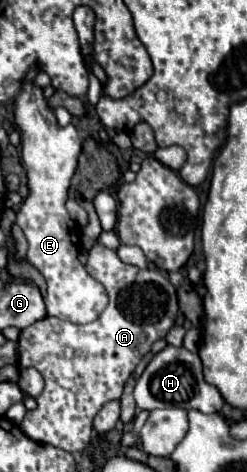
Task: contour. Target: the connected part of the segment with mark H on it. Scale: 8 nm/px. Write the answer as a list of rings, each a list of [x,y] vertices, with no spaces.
[[[167,345],[163,351],[159,351],[149,365],[145,367],[143,375],[137,379],[135,385],[135,401],[139,409],[153,411],[153,409],[165,409],[165,407],[179,407],[179,409],[197,409],[201,413],[217,413],[223,407],[223,399],[215,387],[205,383],[203,371],[201,371],[201,359],[197,353],[187,351],[185,347],[171,347]]]

